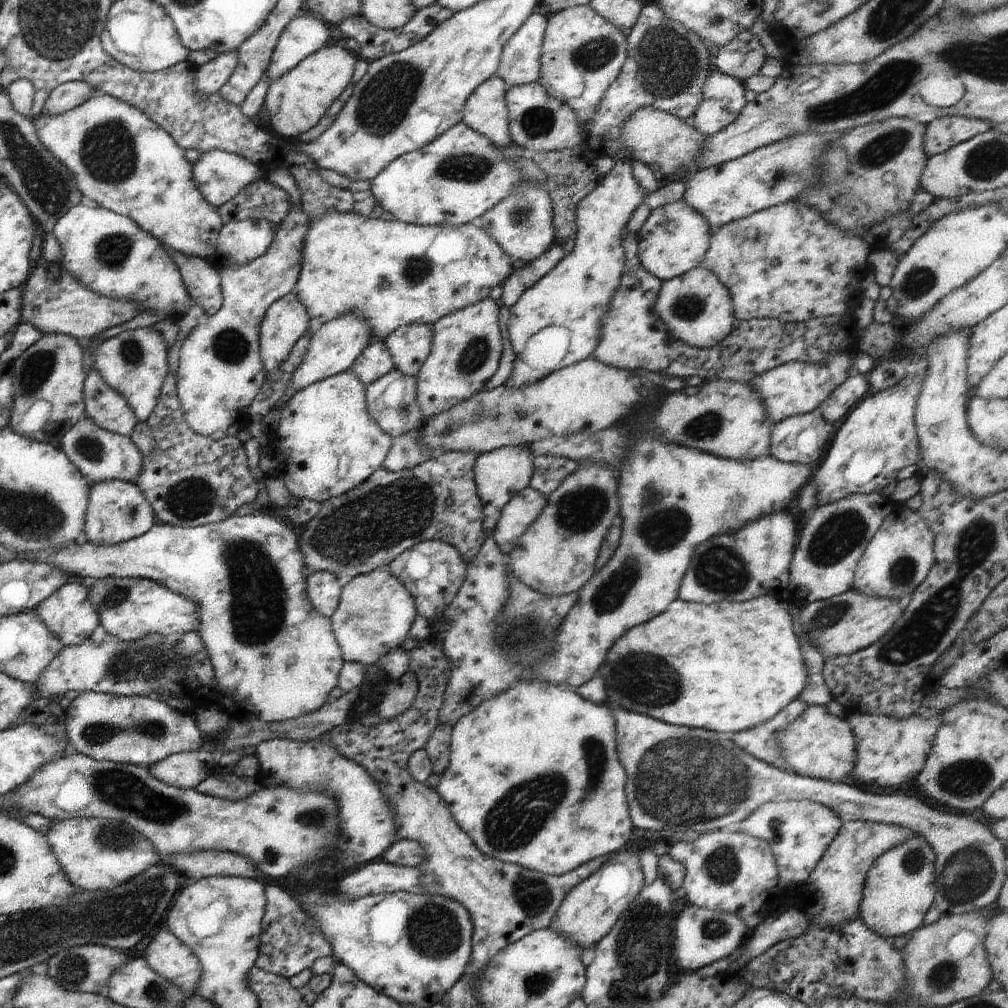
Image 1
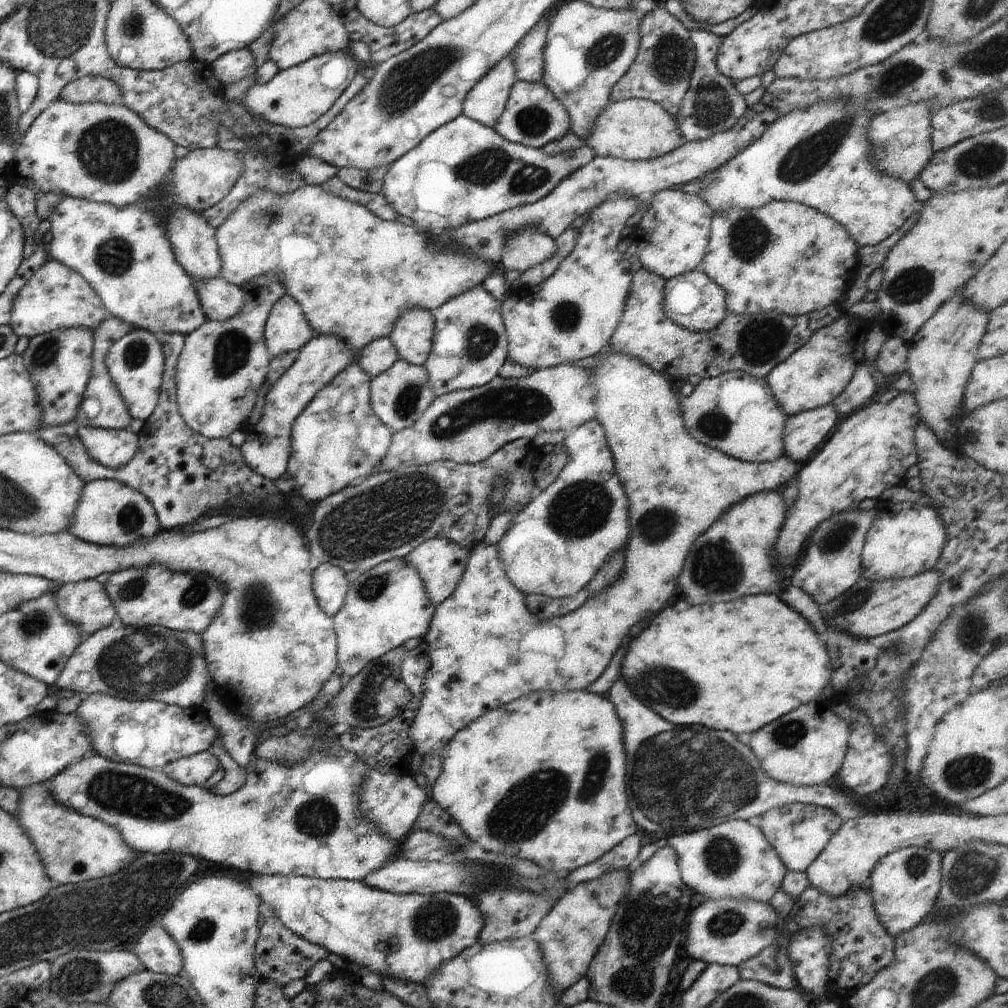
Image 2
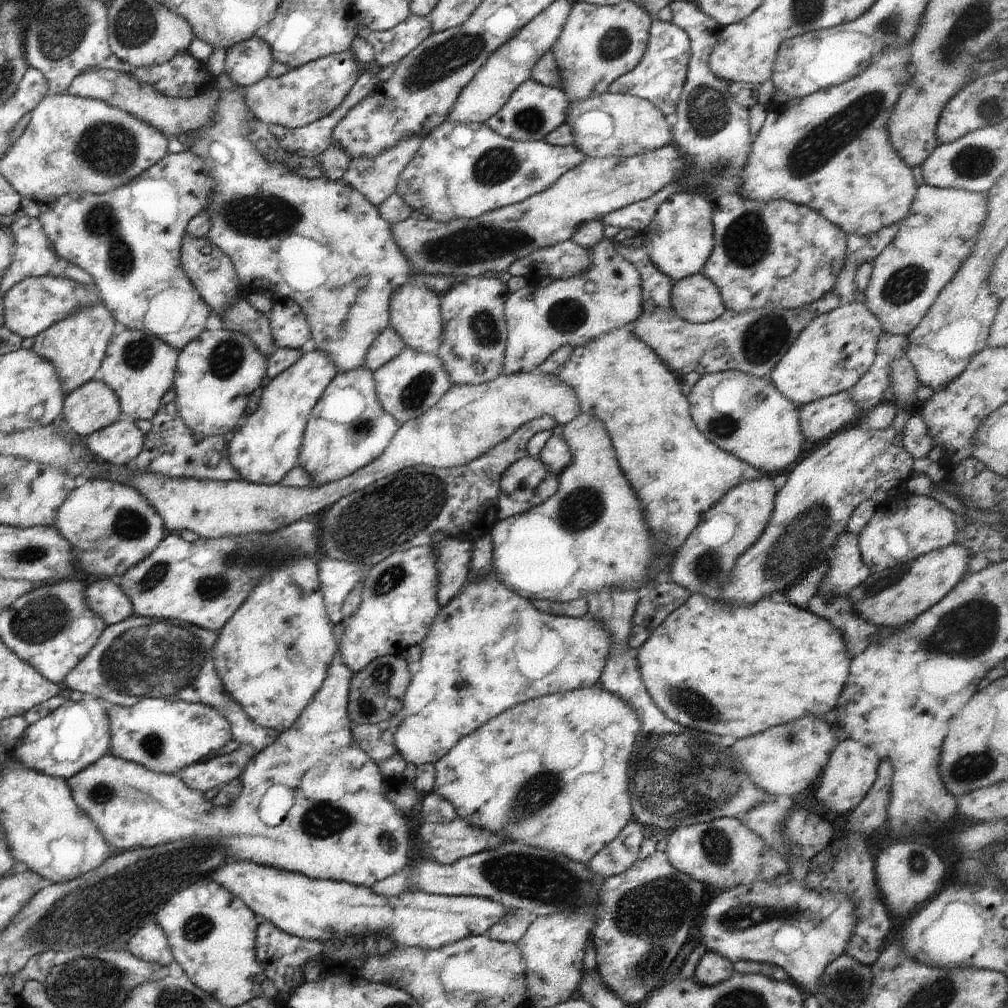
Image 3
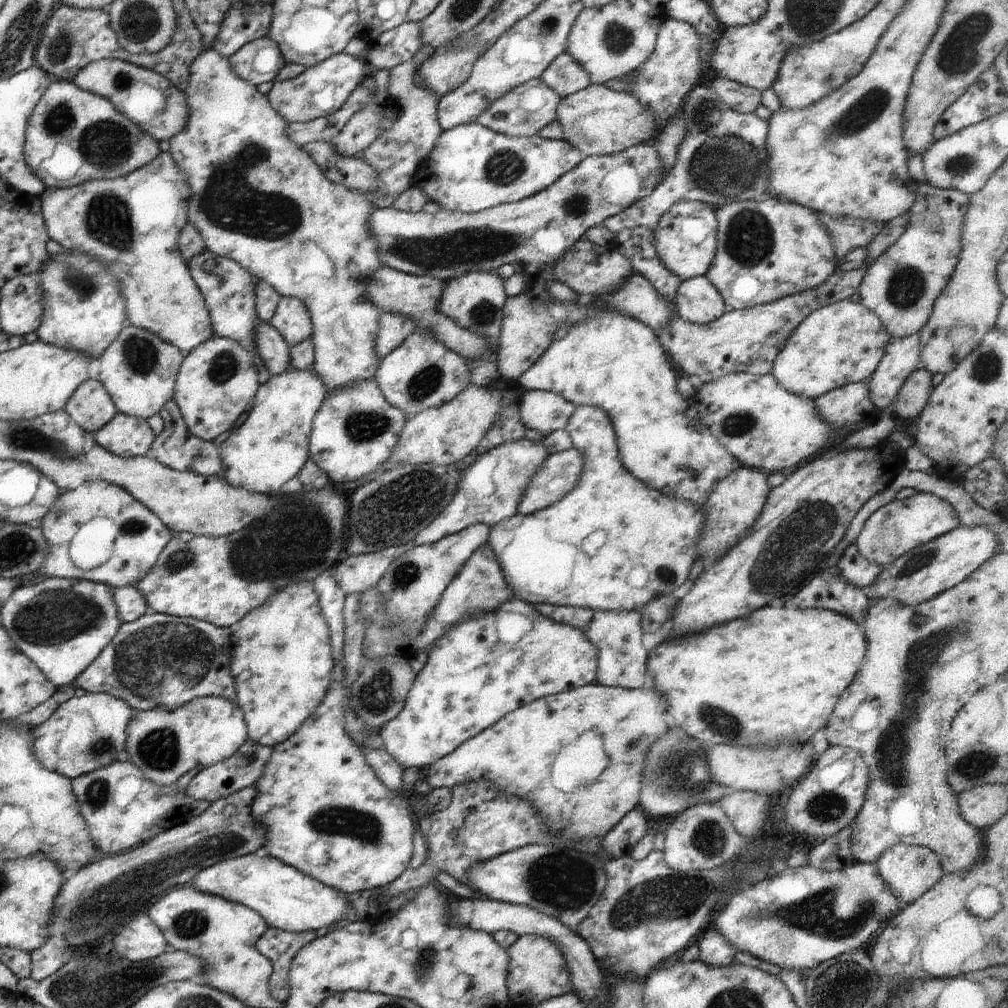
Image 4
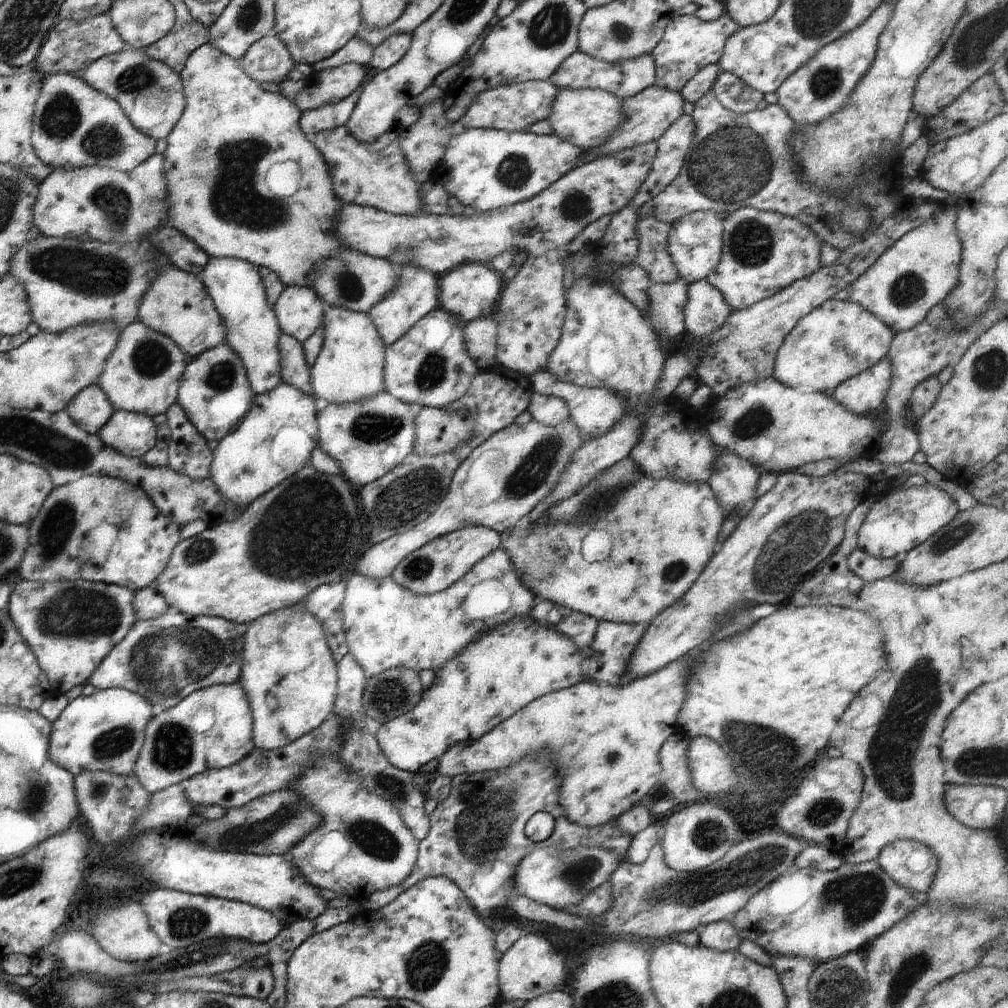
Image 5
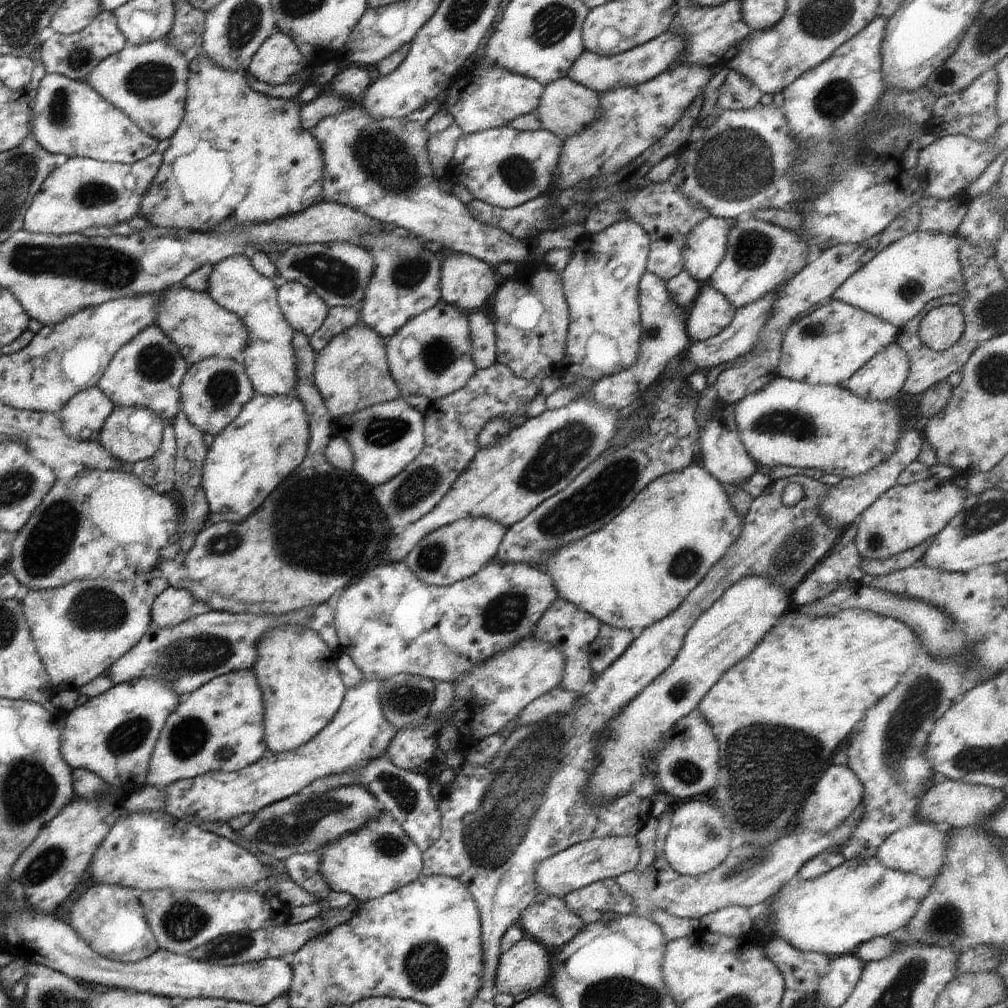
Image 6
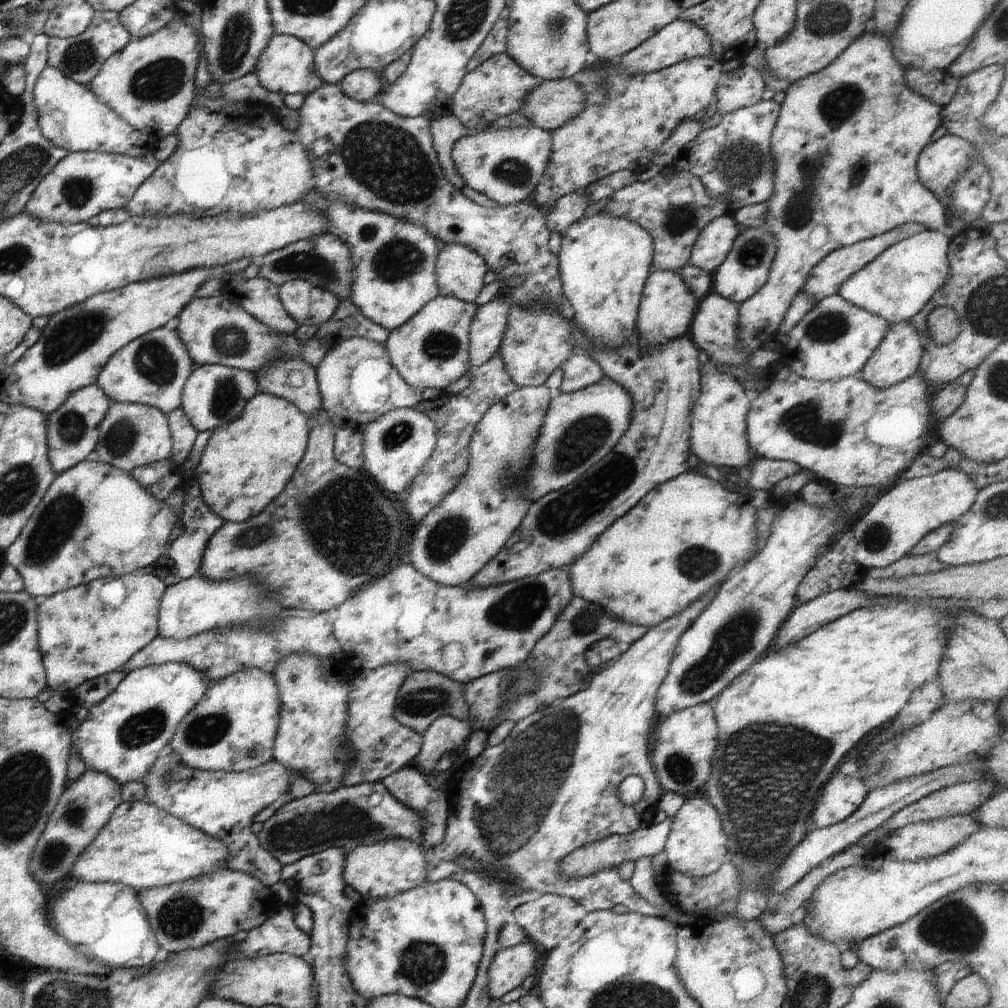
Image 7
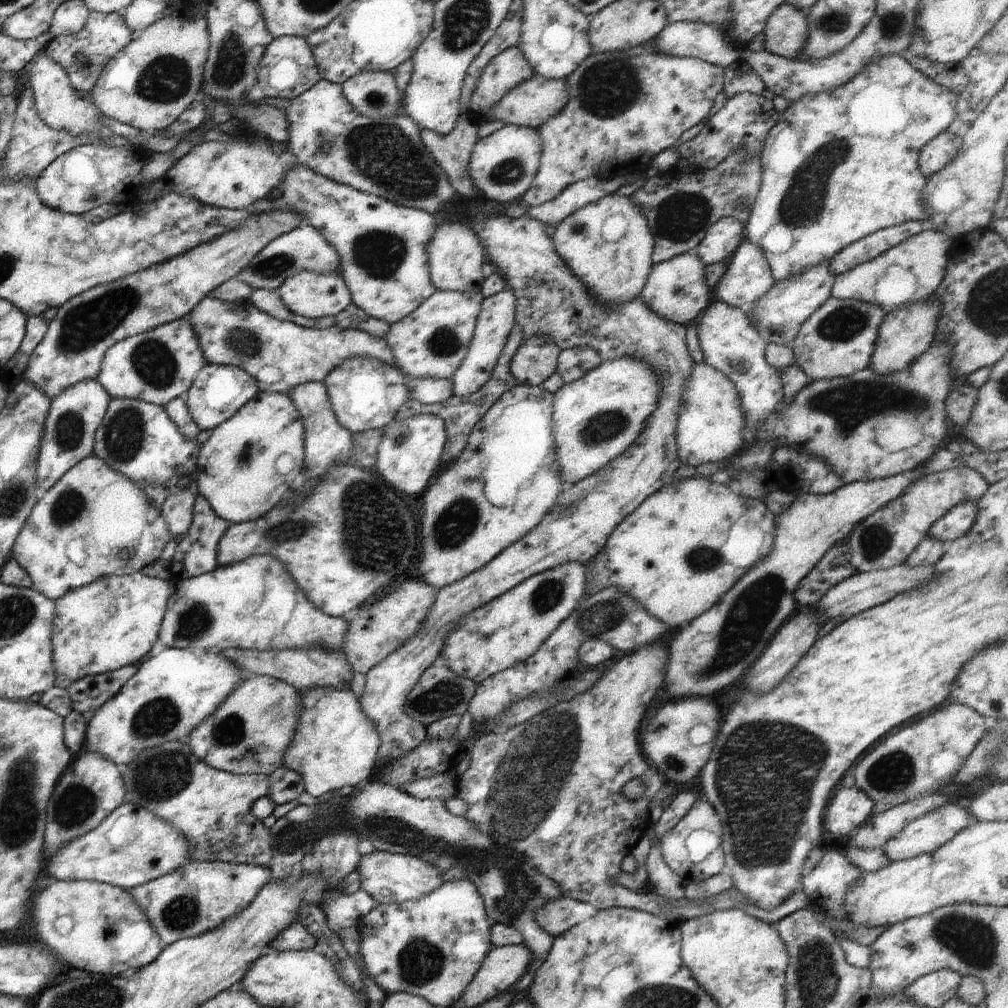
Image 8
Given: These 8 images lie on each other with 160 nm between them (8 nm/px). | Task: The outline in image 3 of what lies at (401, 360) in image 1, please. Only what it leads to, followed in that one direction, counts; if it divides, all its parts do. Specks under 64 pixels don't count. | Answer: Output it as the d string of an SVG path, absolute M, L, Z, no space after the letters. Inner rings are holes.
M418 276L410 282L396 286L392 290L388 310L390 314L389 326L392 326L400 334L407 348L437 353L444 340L444 322L442 322L440 295L432 292L426 282L422 282Z

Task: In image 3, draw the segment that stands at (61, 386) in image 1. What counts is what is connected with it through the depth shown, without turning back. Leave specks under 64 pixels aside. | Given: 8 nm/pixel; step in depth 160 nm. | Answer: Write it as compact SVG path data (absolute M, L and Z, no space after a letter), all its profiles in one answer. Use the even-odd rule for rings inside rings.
M99 301L94 306L86 306L78 312L68 314L53 326L34 337L34 350L40 358L52 362L56 374L62 380L62 390L68 395L82 384L98 377L102 360L114 335L116 318L108 312L108 308Z

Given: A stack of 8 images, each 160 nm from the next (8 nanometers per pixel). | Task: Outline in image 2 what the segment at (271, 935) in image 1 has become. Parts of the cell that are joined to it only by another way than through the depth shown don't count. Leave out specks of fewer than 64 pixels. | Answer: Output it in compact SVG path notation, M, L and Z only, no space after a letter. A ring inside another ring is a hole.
M267 902L260 903L258 922L259 937L253 957L256 970L262 978L274 979L284 986L290 981L304 979L308 970L316 962L328 958L329 952L325 948L304 940L301 936L294 934L287 926L284 926L284 923Z

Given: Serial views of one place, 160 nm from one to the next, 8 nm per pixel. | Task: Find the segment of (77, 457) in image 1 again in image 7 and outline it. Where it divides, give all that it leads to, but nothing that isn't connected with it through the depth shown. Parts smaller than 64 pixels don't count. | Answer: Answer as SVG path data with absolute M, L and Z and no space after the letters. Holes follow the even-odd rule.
M112 402L99 426L95 452L100 462L124 472L146 467L153 462L171 458L173 442L167 416L157 408L138 403Z

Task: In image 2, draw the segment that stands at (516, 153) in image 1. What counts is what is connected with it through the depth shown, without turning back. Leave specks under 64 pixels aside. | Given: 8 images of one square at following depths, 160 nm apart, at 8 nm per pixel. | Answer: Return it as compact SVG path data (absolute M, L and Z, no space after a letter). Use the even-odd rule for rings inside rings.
M505 56L488 71L462 101L463 114L487 127L499 121L504 112L516 71L511 56Z

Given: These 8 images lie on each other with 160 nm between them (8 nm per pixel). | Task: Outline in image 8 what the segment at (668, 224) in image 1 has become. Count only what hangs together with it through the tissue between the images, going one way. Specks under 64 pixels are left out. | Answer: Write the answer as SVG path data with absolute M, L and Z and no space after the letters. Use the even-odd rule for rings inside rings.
M722 217L709 226L708 232L694 248L704 266L724 263L745 239L745 227L734 217Z

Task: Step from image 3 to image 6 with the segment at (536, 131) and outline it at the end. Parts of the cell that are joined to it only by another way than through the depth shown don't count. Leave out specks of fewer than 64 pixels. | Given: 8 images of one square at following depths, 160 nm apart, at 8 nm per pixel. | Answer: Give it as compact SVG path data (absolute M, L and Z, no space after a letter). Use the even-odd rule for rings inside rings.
M480 65L476 66L473 71L468 78L462 78L462 80L457 80L459 78L456 78L447 90L449 95L445 96L442 107L454 118L455 124L462 130L463 134L473 134L502 126L507 127L508 122L512 122L514 118L534 113L534 110L538 108L538 100L540 100L540 96L542 96L542 92L544 91L544 85L538 82L538 80L515 74L510 70L498 68L498 66Z

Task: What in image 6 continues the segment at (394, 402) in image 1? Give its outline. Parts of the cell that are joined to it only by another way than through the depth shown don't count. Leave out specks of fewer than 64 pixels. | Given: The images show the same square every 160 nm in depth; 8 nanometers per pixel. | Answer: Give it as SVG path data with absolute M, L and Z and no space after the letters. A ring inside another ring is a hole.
M440 301L433 308L406 322L404 327L400 328L393 336L383 338L390 376L398 384L400 394L404 398L413 395L424 396L428 398L428 401L434 403L436 400L445 398L466 386L466 382L472 378L472 374L477 370L471 357L473 351L467 316L468 314L464 311Z

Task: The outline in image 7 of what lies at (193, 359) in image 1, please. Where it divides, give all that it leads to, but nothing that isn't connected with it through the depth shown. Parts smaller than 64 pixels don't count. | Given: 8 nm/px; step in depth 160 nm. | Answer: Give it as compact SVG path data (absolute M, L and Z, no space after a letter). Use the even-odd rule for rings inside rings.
M196 365L183 388L181 407L200 433L214 430L240 416L246 403L259 392L256 374L226 365Z

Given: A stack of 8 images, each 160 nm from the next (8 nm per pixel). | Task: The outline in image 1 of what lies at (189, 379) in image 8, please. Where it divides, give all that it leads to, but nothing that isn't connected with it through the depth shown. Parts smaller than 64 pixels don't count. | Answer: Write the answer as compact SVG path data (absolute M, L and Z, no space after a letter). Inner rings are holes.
M150 327L128 329L103 340L91 352L92 366L104 382L121 394L140 421L145 421L158 402L161 386L168 373L167 352L169 346L164 337Z

